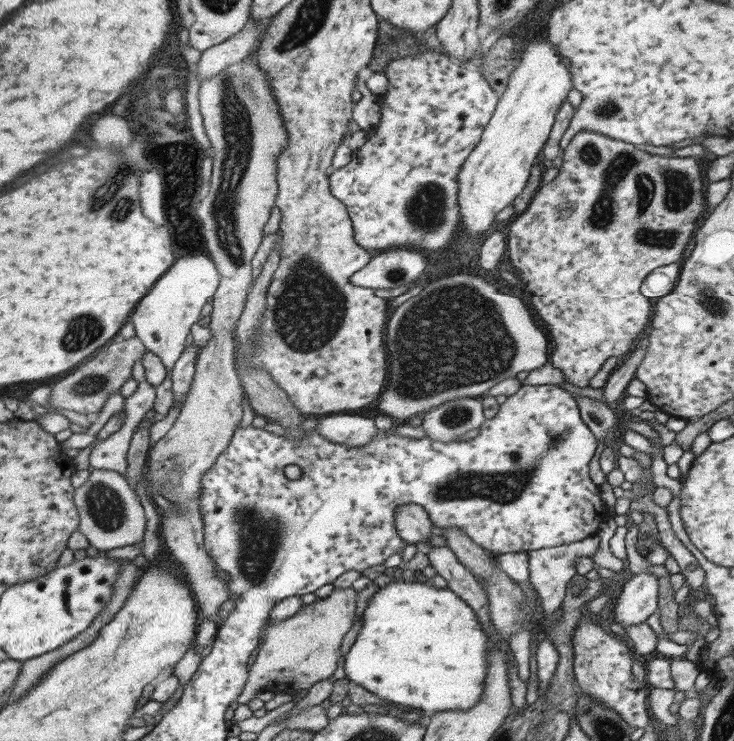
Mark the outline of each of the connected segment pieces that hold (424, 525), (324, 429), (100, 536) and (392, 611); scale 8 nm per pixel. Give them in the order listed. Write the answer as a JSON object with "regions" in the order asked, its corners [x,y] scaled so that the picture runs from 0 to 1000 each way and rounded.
{"regions":[[[[549,680],[538,688],[537,710],[548,730],[556,734],[593,734],[597,727],[586,718],[590,709],[583,692],[571,680]]],[[[474,559],[435,564],[428,580],[444,594],[471,602],[497,602],[518,584],[508,565]]],[[[128,633],[117,650],[102,660],[99,676],[110,702],[108,717],[123,737],[146,744],[195,731],[200,714],[199,695],[188,669],[180,664],[169,642],[157,634]]],[[[576,783],[564,784],[537,784],[523,794],[516,795],[501,812],[500,821],[492,831],[493,842],[488,858],[480,869],[475,880],[469,887],[469,907],[470,912],[477,919],[489,923],[501,934],[511,937],[515,942],[526,943],[531,949],[561,954],[565,957],[575,957],[582,964],[590,964],[599,960],[612,960],[613,957],[639,957],[646,953],[655,943],[658,938],[658,928],[661,924],[661,915],[665,901],[663,892],[663,864],[665,860],[658,852],[650,829],[644,821],[635,815],[623,802],[619,802],[610,794],[597,794],[590,789],[578,789]]]]}

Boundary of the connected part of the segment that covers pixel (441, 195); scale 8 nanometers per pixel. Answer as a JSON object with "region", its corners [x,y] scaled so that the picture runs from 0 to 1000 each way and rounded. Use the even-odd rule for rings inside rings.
{"region":[[[590,66],[571,70],[569,73],[557,73],[545,80],[531,84],[523,94],[530,112],[525,127],[516,130],[519,143],[519,163],[515,170],[507,173],[501,179],[503,185],[499,192],[480,204],[480,215],[471,224],[452,229],[448,238],[450,256],[460,270],[465,270],[473,281],[477,297],[482,306],[484,325],[499,333],[503,339],[512,341],[523,336],[542,333],[561,333],[572,339],[591,340],[597,343],[597,354],[605,356],[602,348],[602,337],[619,318],[625,300],[625,278],[624,278],[624,242],[623,235],[628,228],[635,212],[643,205],[643,201],[655,188],[661,170],[666,166],[669,157],[673,154],[680,132],[673,127],[672,119],[651,94],[636,93],[635,90],[619,84],[608,73],[593,69]]]}

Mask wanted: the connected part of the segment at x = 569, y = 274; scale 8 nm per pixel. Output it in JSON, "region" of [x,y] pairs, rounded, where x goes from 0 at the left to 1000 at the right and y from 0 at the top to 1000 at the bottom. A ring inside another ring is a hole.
{"region":[[[793,177],[779,185],[774,197],[766,202],[767,221],[757,240],[747,248],[738,248],[726,265],[719,281],[710,286],[689,306],[692,343],[698,358],[704,363],[710,375],[717,381],[719,389],[717,395],[722,398],[725,414],[734,421],[743,440],[749,445],[755,474],[749,480],[749,489],[770,505],[771,516],[782,521],[801,522],[802,513],[820,499],[827,489],[839,484],[839,497],[847,493],[857,478],[865,471],[866,460],[877,449],[877,444],[886,439],[886,405],[872,395],[877,375],[899,359],[910,359],[918,354],[929,352],[929,345],[940,318],[946,316],[959,297],[960,260],[954,224],[950,212],[913,212],[888,209],[869,196],[856,194],[823,184],[816,178]]]}

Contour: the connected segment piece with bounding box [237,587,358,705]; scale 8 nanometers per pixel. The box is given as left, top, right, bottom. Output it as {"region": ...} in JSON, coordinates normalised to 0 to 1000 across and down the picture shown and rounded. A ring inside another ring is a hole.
{"region":[[[480,792],[456,794],[447,806],[413,815],[403,829],[390,837],[366,841],[365,833],[354,856],[350,889],[341,901],[332,931],[323,942],[324,950],[341,947],[354,930],[372,931],[381,926],[384,935],[409,912],[414,930],[450,915],[463,891],[463,868],[485,834],[486,800]]]}

